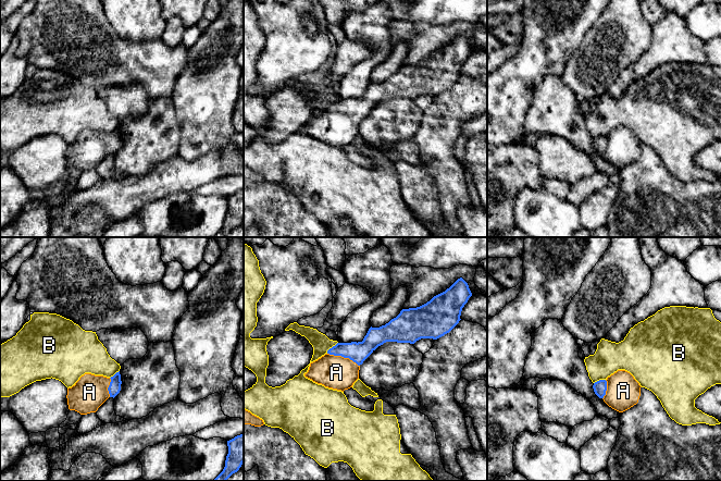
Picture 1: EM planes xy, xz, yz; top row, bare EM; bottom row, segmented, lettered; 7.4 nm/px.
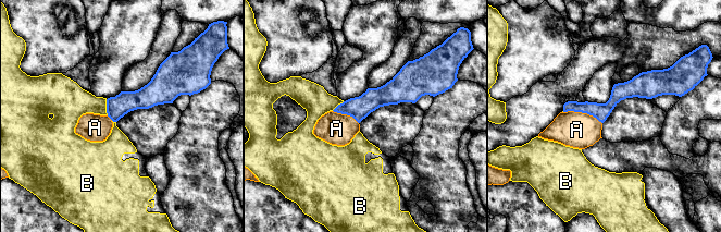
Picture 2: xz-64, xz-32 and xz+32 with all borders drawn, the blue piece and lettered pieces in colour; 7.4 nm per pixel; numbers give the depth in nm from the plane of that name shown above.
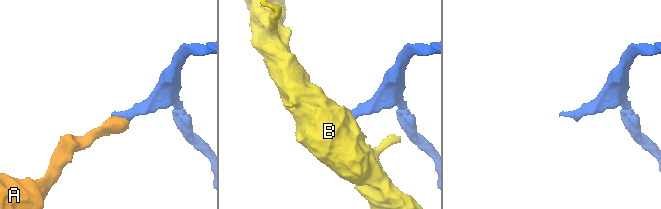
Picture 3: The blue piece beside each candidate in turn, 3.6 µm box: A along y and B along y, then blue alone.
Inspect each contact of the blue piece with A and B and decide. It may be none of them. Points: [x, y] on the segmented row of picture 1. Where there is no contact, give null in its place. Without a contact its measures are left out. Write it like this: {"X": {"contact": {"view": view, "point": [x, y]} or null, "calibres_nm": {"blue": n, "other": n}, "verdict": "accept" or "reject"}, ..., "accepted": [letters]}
{"A": {"contact": {"view": "xz", "point": [344, 357]}, "calibres_nm": {"blue": 150, "other": 240}, "verdict": "accept"}, "B": {"contact": {"view": "xz", "point": [332, 347]}, "calibres_nm": {"blue": 150, "other": 140}, "verdict": "reject"}, "accepted": ["A"]}

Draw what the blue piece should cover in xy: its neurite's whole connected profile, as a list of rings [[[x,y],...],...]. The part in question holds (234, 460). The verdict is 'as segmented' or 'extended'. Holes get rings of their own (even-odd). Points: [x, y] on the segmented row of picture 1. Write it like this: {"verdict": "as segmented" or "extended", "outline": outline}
{"verdict": "as segmented", "outline": [[[244,433],[227,441],[228,454],[223,471],[213,481],[226,481],[244,464]]]}

